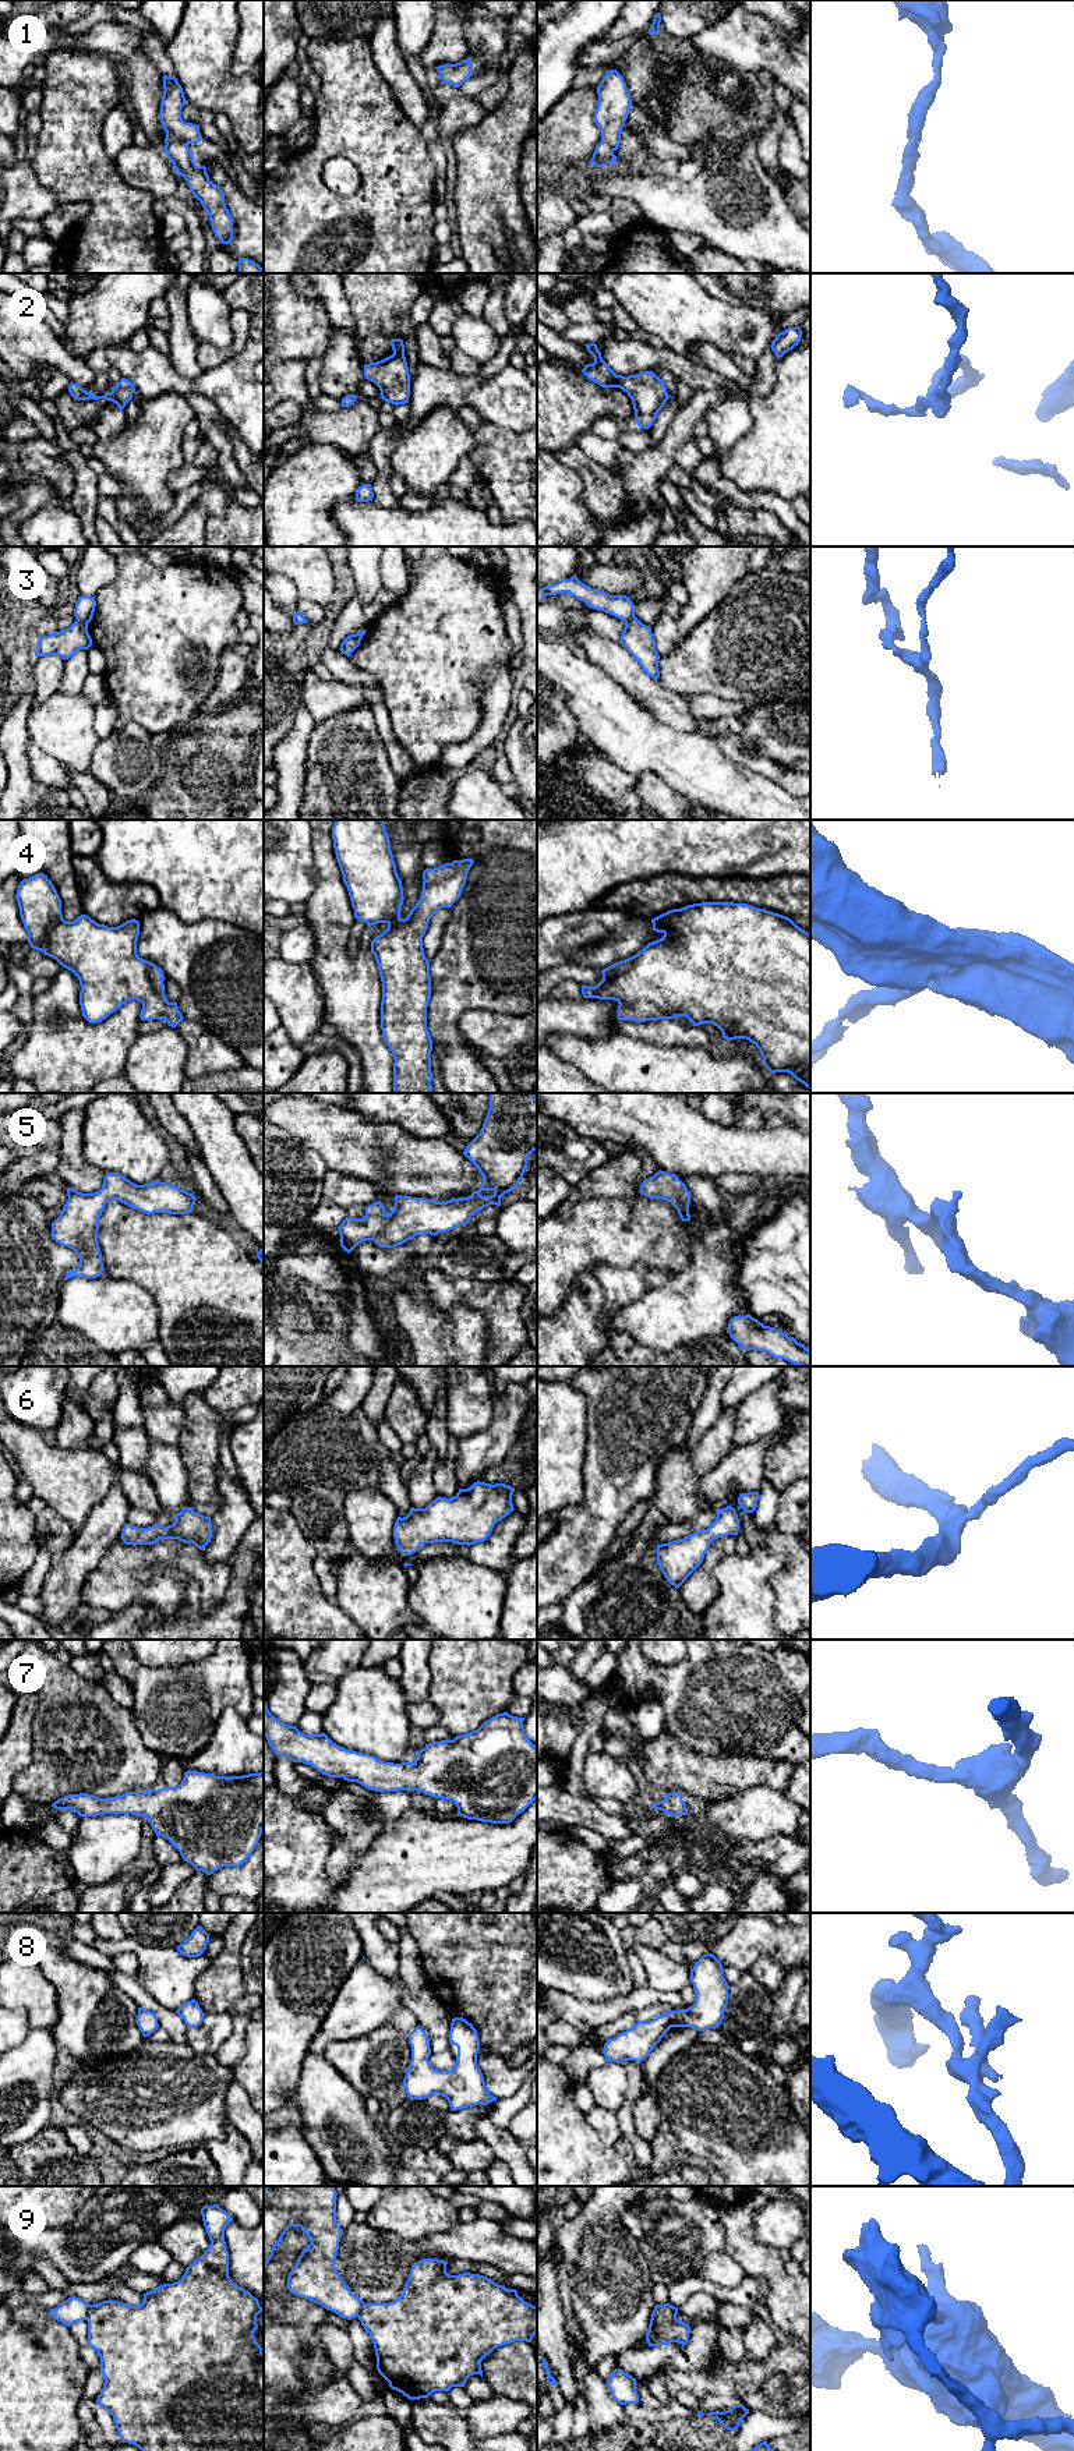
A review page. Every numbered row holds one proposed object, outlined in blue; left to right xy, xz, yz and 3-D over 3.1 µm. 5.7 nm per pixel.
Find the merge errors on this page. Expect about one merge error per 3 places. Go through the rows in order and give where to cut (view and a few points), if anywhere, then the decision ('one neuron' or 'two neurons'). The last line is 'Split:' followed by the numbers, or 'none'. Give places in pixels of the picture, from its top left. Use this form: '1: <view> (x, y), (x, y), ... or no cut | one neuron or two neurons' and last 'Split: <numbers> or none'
1: no cut | one neuron
2: xy (109, 393), (110, 399) | two neurons
3: xy (77, 619), (87, 625) | two neurons
4: no cut | one neuron
5: no cut | one neuron
6: no cut | one neuron
7: no cut | one neuron
8: no cut | one neuron
9: xy (91, 2305), (85, 2319) | two neurons
Split: 2, 3, 9

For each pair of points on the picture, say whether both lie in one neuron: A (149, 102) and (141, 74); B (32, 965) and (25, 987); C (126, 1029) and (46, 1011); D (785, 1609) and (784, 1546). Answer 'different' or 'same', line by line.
A: same
B: different
C: same
D: same

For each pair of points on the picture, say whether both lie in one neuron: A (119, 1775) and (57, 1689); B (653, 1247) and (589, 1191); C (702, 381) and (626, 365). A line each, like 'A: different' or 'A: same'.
A: same
B: different
C: same

